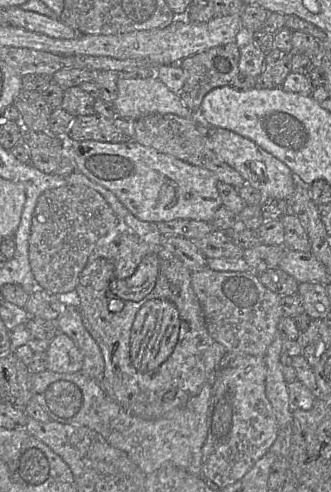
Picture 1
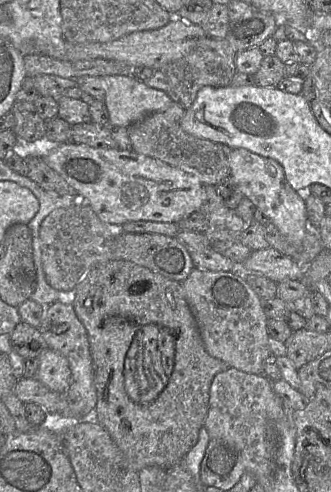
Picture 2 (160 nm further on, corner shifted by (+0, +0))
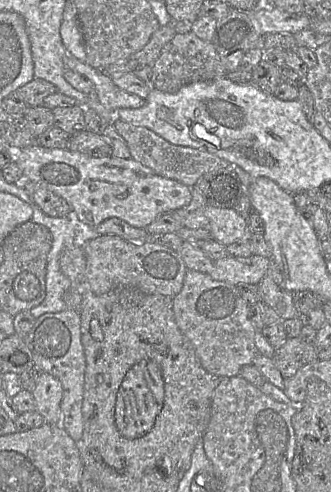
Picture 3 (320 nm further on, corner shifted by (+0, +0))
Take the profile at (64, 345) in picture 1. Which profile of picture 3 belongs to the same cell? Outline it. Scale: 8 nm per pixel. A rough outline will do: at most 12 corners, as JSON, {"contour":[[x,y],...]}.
{"contour":[[39,373],[32,395],[44,422],[61,425],[60,381]]}

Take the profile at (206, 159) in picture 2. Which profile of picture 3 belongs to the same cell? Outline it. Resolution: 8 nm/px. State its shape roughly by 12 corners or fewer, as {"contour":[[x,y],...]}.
{"contour":[[113,126],[133,160],[193,188],[231,165],[204,149],[171,144],[146,127]]}

